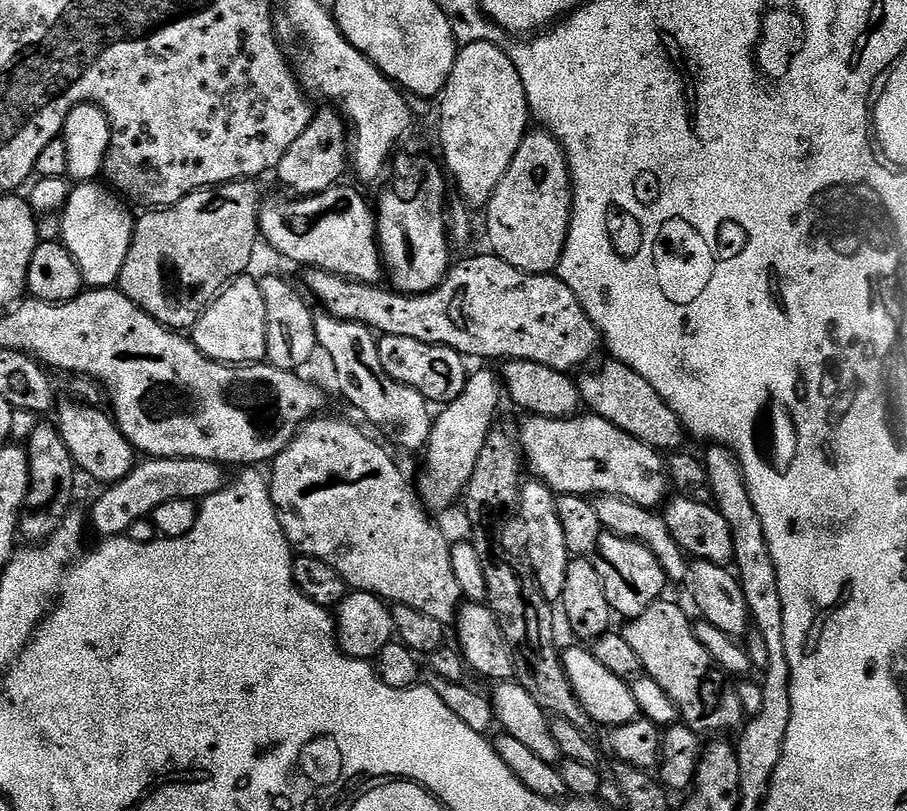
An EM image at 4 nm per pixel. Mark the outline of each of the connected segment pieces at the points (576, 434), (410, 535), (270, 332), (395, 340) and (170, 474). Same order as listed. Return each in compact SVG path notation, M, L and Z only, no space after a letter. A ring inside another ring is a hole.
M577 414L562 418L546 418L529 415L527 419L520 432L518 431L519 451L526 461L527 471L535 479L541 480L546 487L551 488L553 493L585 498L620 496L649 510L659 509L665 503L669 495L670 481L665 457L657 449L638 442L638 438L618 430L618 426L606 422L606 418L601 416Z
M320 414L313 419L305 420L304 425L296 432L294 439L278 453L270 464L270 469L272 468L272 476L270 475L272 501L276 507L278 522L286 534L288 543L299 555L318 558L318 562L326 562L326 566L333 567L337 574L345 580L349 589L369 592L392 604L414 606L414 610L422 610L422 614L430 614L430 618L434 618L446 626L451 625L460 610L462 597L458 581L454 578L454 566L450 566L450 554L452 553L450 540L444 537L443 530L431 520L433 517L426 511L421 497L414 491L413 485L412 488L408 485L407 478L400 473L399 466L392 461L391 454L382 445L375 444L362 429L355 428L350 421L324 415Z
M261 275L259 282L262 302L266 302L267 363L287 372L296 372L303 364L311 362L312 355L317 355L318 345L314 330L316 316L308 309L309 301L300 297L301 289L296 289L290 281L283 280L280 276Z
M380 336L378 340L378 358L382 358L382 370L390 374L399 384L418 390L424 399L436 406L454 402L470 375L465 357L452 348L418 342L418 338L398 338L397 336ZM436 403L436 404L435 404Z
M153 456L144 458L135 468L116 484L107 485L104 492L92 504L90 528L97 532L97 537L122 536L135 526L139 520L147 521L158 506L175 500L202 502L210 494L218 494L226 483L225 465L215 464L213 460L202 458L162 458Z

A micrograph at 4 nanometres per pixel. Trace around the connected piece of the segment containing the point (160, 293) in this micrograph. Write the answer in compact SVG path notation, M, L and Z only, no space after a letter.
M255 179L251 180L231 180L228 184L215 184L212 188L203 188L202 190L198 190L194 194L190 194L186 198L182 198L179 202L176 204L172 204L169 206L169 208L162 208L159 210L148 210L143 213L144 217L137 219L135 221L133 230L132 230L132 241L130 242L130 254L126 254L126 262L122 266L122 274L120 275L120 279L118 281L118 287L121 292L124 292L126 294L126 298L130 298L130 302L134 302L137 306L139 306L147 316L150 318L154 318L158 321L159 324L164 325L166 328L170 328L173 330L191 330L196 327L196 323L198 322L198 318L201 314L204 313L204 311L207 310L209 304L212 303L213 300L216 299L217 295L224 291L225 288L228 287L229 284L232 283L233 280L236 279L237 276L243 276L245 273L249 271L248 267L252 264L252 255L256 252L256 240L258 244L258 237L260 236L260 214L259 214L259 207L262 203L262 195L260 196L260 188Z

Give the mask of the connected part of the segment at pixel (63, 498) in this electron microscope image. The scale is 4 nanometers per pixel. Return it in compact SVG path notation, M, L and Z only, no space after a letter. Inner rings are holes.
M40 422L34 426L26 439L26 451L29 487L25 507L18 517L18 534L27 543L41 544L52 538L72 510L78 469L69 448L61 440L59 429L53 423Z

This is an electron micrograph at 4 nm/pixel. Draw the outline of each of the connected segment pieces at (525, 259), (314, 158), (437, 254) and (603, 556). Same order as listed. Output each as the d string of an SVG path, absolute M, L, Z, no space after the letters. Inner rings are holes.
M530 130L526 133L522 146L518 146L518 154L514 154L514 162L510 162L510 170L502 174L502 182L498 182L498 190L494 190L486 206L487 212L488 244L494 255L523 272L552 274L559 269L572 217L572 175L568 172L564 147L551 132Z
M324 106L324 109L317 111L312 117L310 126L286 150L282 162L274 169L274 176L277 176L286 187L289 193L297 197L313 196L324 192L328 188L337 187L344 176L344 171L350 168L350 129L343 116L332 106Z
M397 155L390 164L390 176L392 172L392 181L388 184L388 189L380 196L380 209L375 209L374 215L376 217L376 238L380 241L380 254L384 258L384 267L386 269L387 279L390 281L391 287L395 291L403 292L410 296L420 296L424 292L432 292L439 284L442 283L444 277L448 275L448 269L453 263L452 248L448 245L448 232L450 236L450 220L444 217L444 207L448 204L448 188L450 192L450 184L446 179L446 172L439 163L436 164L428 156L400 156Z
M601 531L596 539L594 563L598 578L602 578L602 590L606 590L606 602L610 602L617 617L631 618L642 614L642 610L665 595L664 587L670 584L664 567L646 545L630 538L615 536L613 532Z

